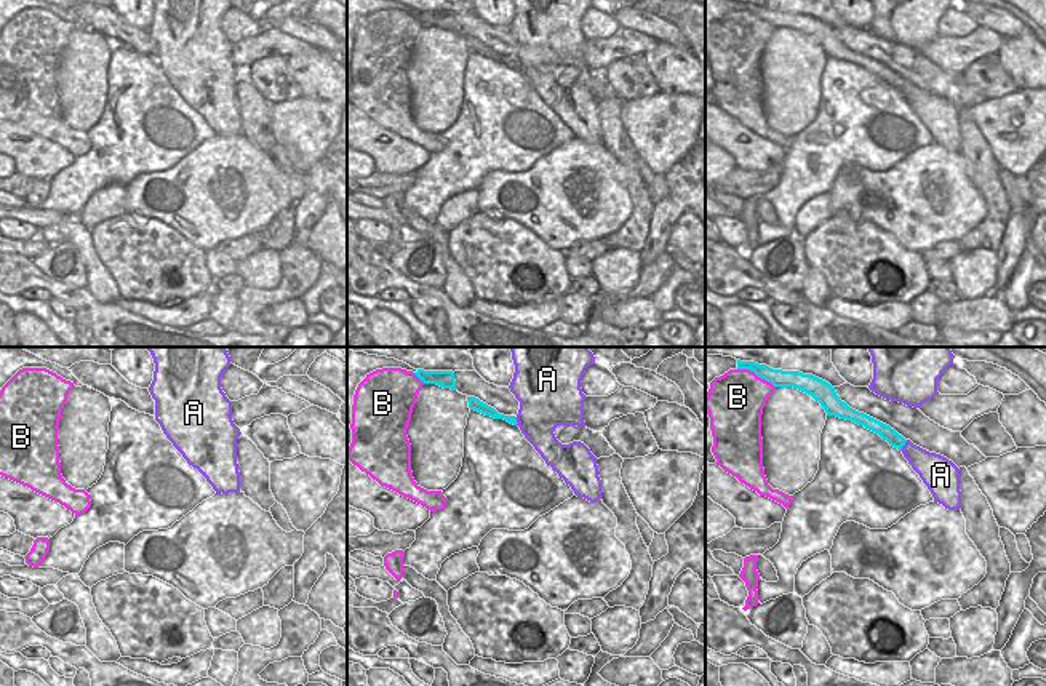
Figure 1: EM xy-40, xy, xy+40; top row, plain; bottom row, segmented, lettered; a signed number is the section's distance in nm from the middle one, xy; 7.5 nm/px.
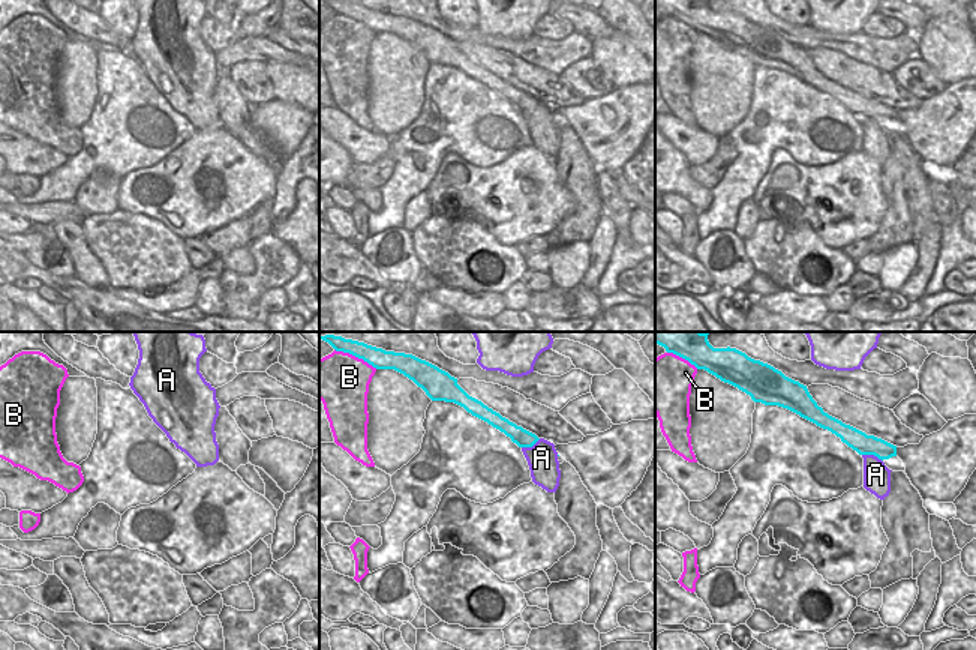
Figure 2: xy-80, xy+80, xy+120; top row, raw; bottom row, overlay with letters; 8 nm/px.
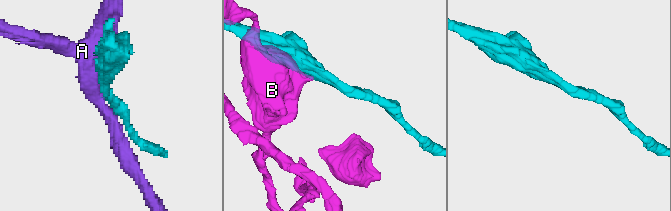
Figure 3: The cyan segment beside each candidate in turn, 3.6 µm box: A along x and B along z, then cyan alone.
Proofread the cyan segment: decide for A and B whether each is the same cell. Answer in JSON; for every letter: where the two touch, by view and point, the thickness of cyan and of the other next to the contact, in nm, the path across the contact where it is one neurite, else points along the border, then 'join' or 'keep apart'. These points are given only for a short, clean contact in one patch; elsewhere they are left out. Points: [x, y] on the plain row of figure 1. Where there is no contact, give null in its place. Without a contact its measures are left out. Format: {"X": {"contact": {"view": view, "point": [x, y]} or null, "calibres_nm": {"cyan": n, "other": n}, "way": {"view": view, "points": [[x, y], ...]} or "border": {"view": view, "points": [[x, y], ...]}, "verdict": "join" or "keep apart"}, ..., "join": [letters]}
{"A": {"contact": {"view": "xy+40", "point": [904, 85]}, "calibres_nm": {"cyan": 110, "other": 200}, "verdict": "keep apart"}, "B": {"contact": {"view": "xy+40", "point": [757, 16]}, "calibres_nm": {"cyan": 140, "other": 420}, "verdict": "keep apart"}, "join": []}

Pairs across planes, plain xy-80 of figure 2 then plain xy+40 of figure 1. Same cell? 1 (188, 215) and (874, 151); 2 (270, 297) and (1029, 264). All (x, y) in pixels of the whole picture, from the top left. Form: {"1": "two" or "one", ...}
{"1": "two", "2": "two"}

